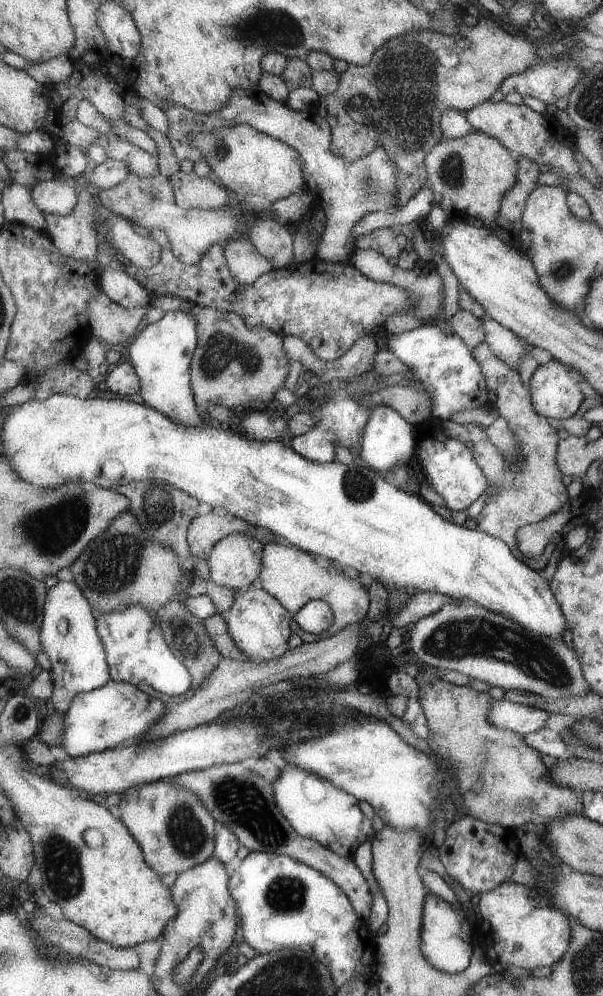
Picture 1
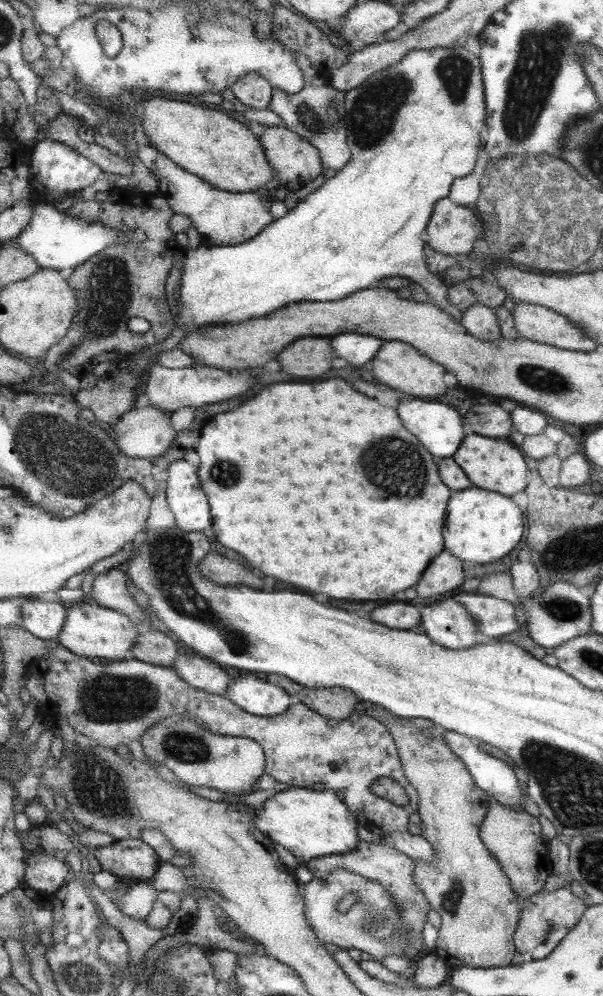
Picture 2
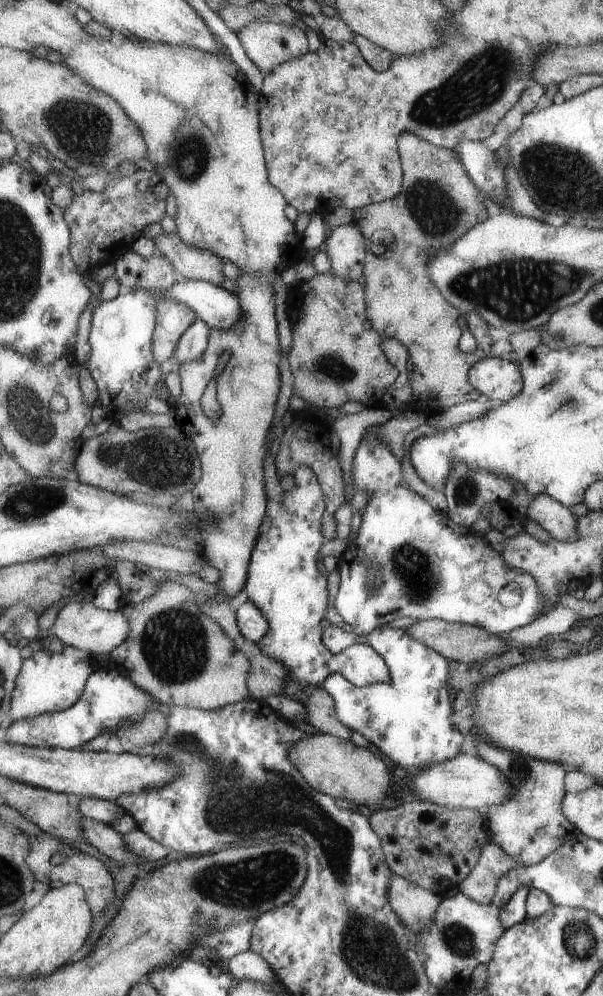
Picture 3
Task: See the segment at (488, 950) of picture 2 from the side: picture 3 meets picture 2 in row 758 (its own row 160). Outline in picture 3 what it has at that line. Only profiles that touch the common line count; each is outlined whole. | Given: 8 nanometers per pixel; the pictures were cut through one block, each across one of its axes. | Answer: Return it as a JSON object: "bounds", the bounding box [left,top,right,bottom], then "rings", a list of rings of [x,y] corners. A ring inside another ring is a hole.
{"bounds":[351,132,492,418],"rings":[[[405,132],[398,138],[397,150],[404,173],[400,192],[388,201],[354,209],[351,223],[359,227],[364,236],[362,289],[367,319],[377,334],[385,334],[398,340],[407,348],[408,358],[413,364],[411,378],[408,381],[412,391],[410,412],[417,411],[428,418],[433,412],[444,410],[452,404],[479,398],[480,394],[468,382],[468,370],[477,361],[489,356],[491,338],[487,336],[487,323],[477,313],[462,313],[444,298],[436,284],[428,277],[426,265],[428,261],[431,262],[438,249],[452,245],[453,241],[463,237],[473,225],[479,225],[490,216],[492,210],[486,205],[485,198],[474,186],[472,179],[468,177],[458,154],[453,149],[429,144],[425,139]],[[463,328],[476,340],[475,350],[471,353],[463,353],[457,349],[457,340]]]}

